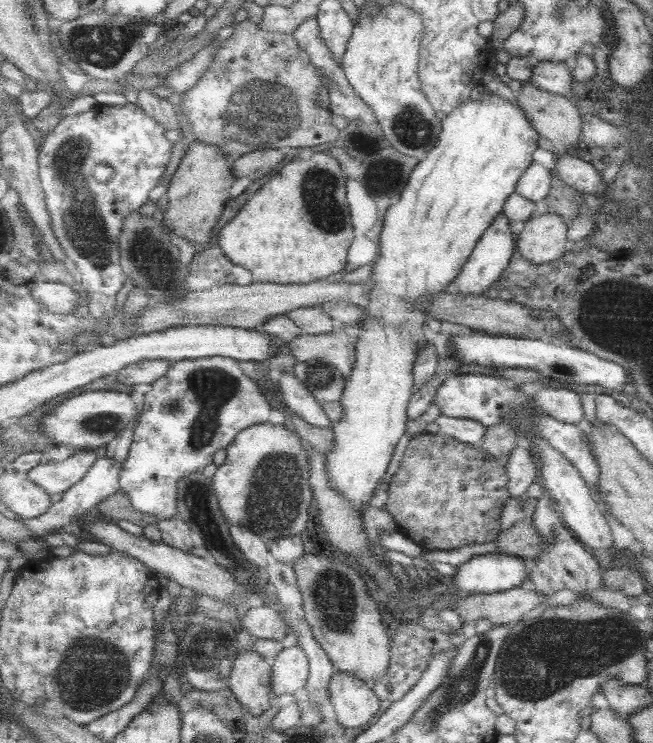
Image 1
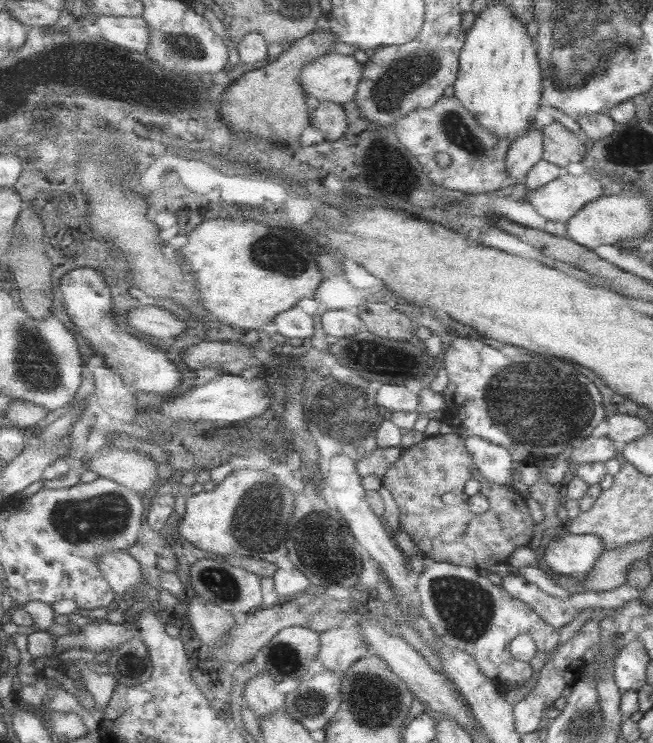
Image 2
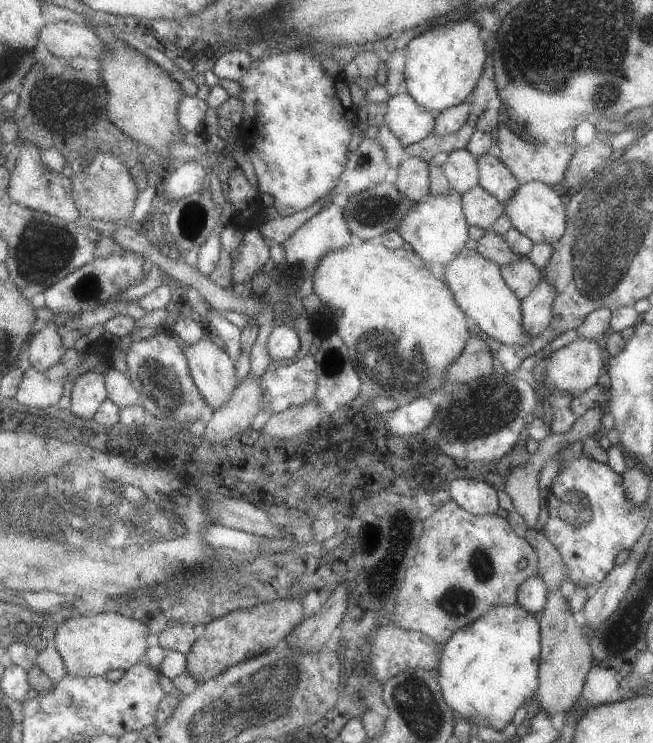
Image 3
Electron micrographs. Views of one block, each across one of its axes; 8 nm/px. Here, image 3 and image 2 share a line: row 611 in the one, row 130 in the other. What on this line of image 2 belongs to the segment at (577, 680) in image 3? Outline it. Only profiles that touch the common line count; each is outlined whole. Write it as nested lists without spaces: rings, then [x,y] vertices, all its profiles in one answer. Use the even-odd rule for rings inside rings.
[[[555,122],[543,128],[545,134],[545,156],[543,160],[557,164],[561,168],[569,166],[571,162],[583,162],[587,148],[583,146],[581,138],[573,134],[563,124]]]

